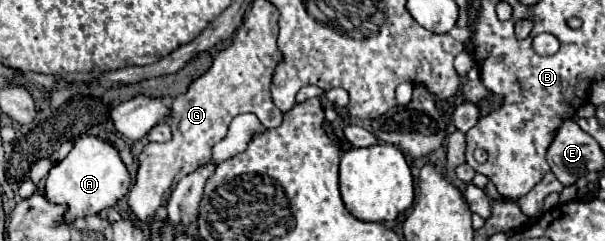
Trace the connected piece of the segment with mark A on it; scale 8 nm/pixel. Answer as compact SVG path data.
M84 135L84 137L78 137L74 141L72 151L50 169L50 173L46 177L46 185L44 185L46 187L44 195L52 203L68 205L66 221L70 223L76 217L96 215L104 207L116 205L116 201L128 193L130 181L132 181L130 173L128 173L126 165L122 163L120 153L112 145L112 141L98 139L94 135Z

